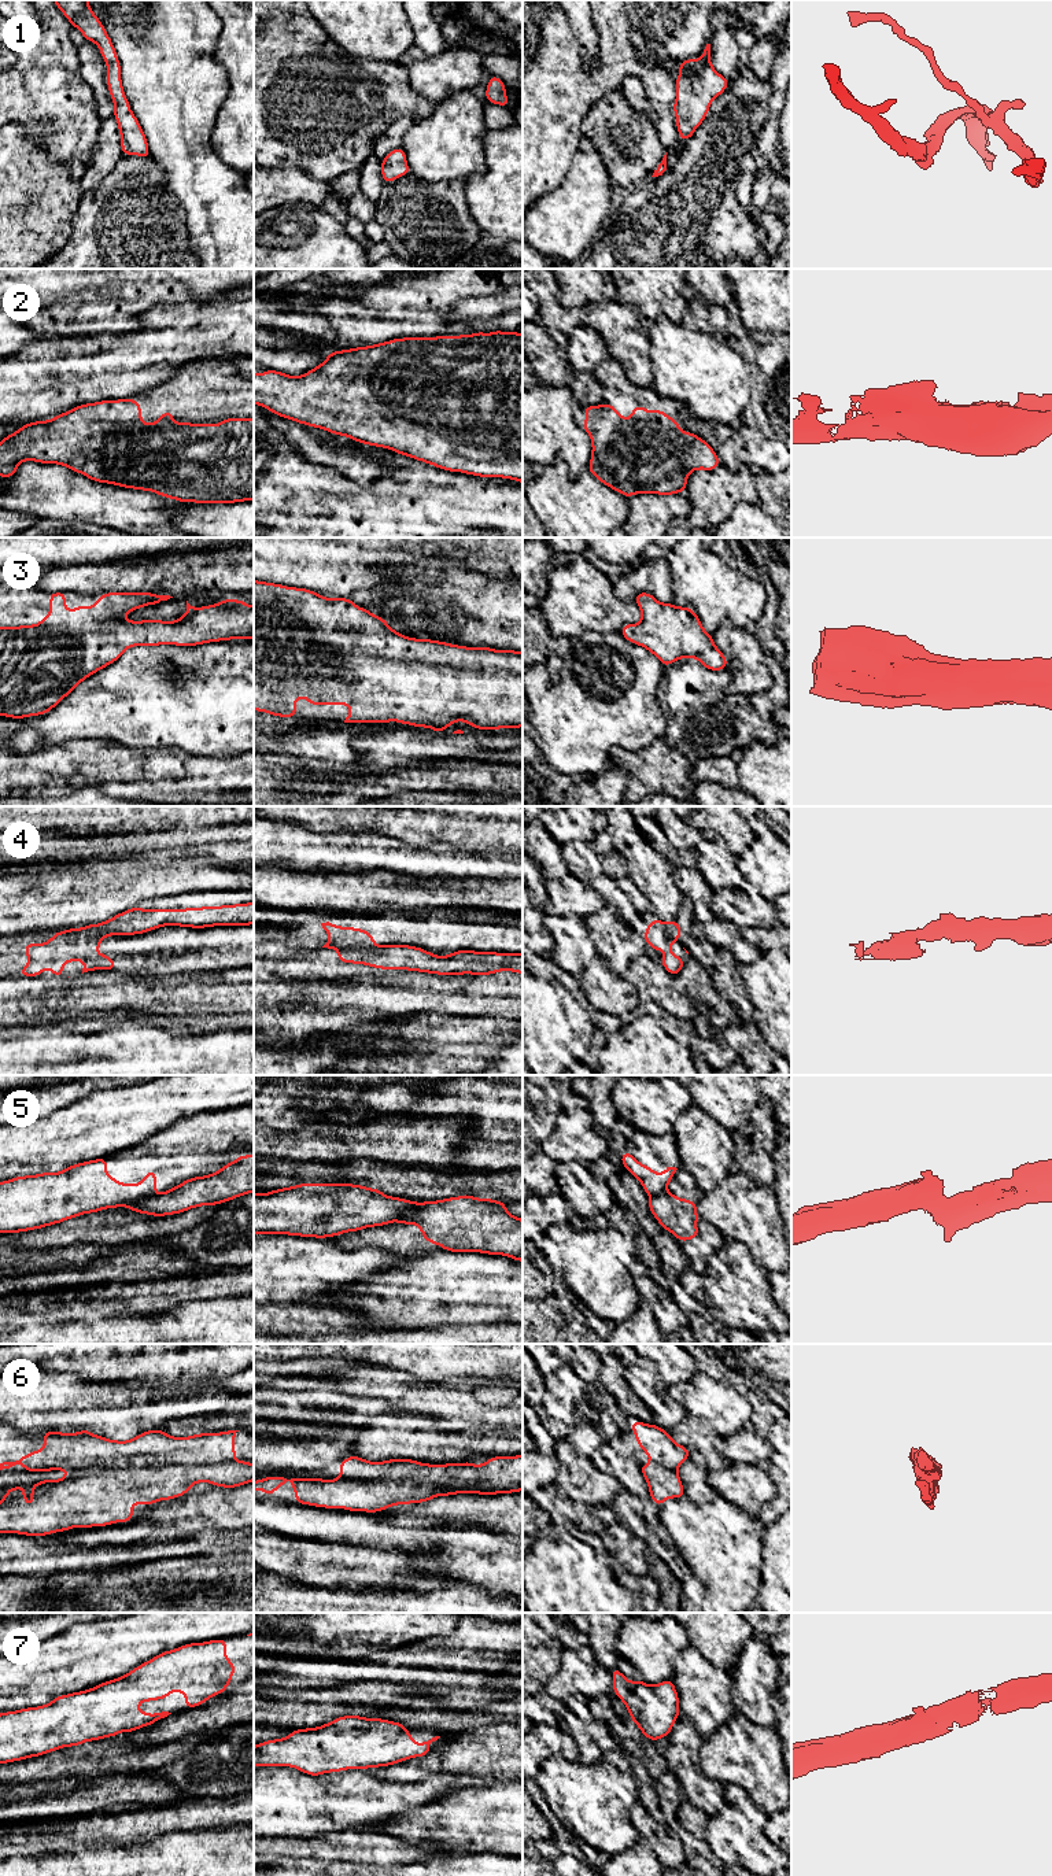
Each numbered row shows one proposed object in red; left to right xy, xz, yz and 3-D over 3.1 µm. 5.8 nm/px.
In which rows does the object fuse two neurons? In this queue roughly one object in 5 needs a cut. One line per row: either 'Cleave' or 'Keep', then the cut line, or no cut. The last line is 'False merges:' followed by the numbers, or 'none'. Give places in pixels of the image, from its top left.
1: Keep. No split
2: Keep. No split
3: Keep. No split
4: Cleave. Split along xz (375, 945), (366, 949), (340, 951)
5: Cleave. Split along xy (155, 1193), (126, 1206)
6: Cleave. Split along xy (229, 1459), (207, 1463), (87, 1468), (76, 1469), (67, 1474)
7: Keep. No split
False merges: 4, 5, 6

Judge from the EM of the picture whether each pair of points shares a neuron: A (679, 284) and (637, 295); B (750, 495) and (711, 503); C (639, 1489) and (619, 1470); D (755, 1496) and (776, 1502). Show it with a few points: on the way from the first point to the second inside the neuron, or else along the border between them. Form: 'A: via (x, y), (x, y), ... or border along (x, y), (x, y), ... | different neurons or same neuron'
A: via (668, 284), (648, 284) | same neuron
B: via (741, 495), (720, 498) | same neuron
C: via (634, 1484), (624, 1474) | same neuron
D: border along (766, 1468), (775, 1495), (757, 1518) | different neurons

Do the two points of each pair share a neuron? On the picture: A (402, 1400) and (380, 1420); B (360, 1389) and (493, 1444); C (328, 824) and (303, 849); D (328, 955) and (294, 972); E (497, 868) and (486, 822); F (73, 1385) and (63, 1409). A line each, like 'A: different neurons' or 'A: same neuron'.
A: different neurons
B: different neurons
C: different neurons
D: same neuron
E: different neurons
F: same neuron

